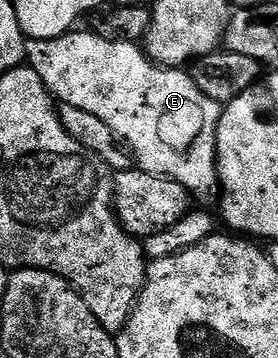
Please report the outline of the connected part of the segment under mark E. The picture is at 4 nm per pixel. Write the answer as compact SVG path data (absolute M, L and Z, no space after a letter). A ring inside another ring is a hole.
M73 30L53 40L28 40L24 54L27 67L32 68L38 78L42 78L42 82L60 104L78 106L78 110L87 110L101 122L106 122L116 139L130 149L135 163L142 171L178 182L197 201L217 195L216 131L222 106L206 98L206 94L194 86L187 71L161 68L145 56L140 44L128 44L125 40L110 42L91 30Z

